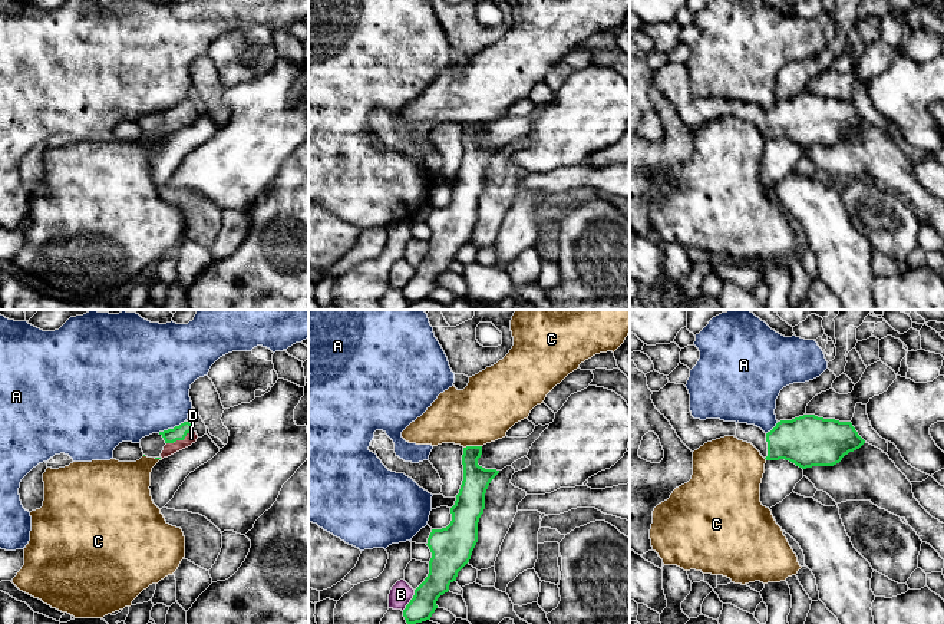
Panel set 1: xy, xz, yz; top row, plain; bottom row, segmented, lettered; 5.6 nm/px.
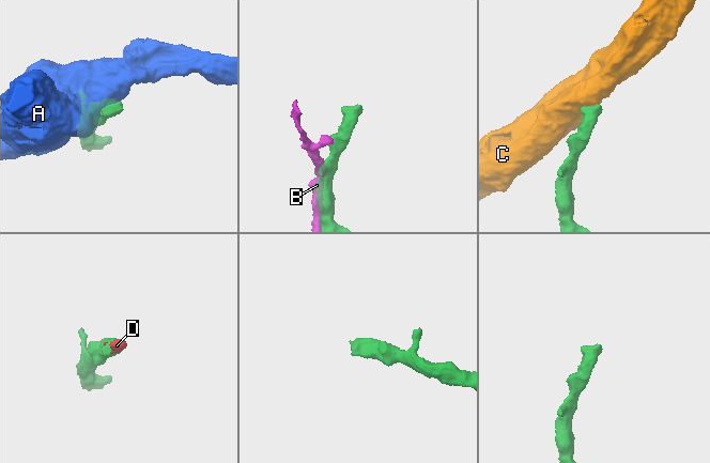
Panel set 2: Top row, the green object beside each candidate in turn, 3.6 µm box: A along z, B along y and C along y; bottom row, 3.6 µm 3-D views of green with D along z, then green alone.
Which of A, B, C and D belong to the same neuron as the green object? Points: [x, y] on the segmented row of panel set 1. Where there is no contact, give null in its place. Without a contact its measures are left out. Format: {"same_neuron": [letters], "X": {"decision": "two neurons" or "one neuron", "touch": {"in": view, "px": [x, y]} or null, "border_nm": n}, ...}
{"same_neuron": ["D"], "A": {"decision": "two neurons", "touch": {"in": "xy", "px": [171, 429]}, "border_nm": 170}, "B": {"decision": "two neurons", "touch": {"in": "xz", "px": [411, 600]}, "border_nm": 140}, "C": {"decision": "two neurons", "touch": {"in": "xz", "px": [472, 446]}, "border_nm": 110}, "D": {"decision": "one neuron", "touch": {"in": "xy", "px": [180, 439]}, "border_nm": 170}}

